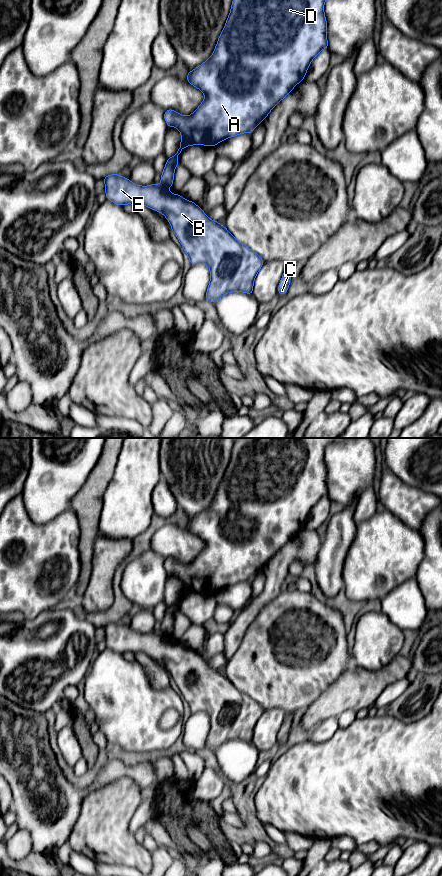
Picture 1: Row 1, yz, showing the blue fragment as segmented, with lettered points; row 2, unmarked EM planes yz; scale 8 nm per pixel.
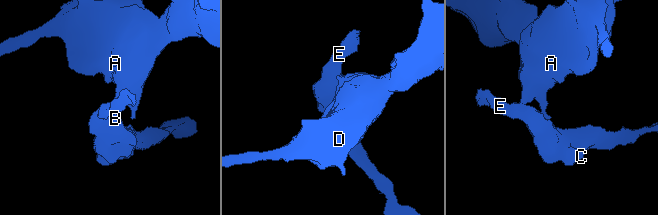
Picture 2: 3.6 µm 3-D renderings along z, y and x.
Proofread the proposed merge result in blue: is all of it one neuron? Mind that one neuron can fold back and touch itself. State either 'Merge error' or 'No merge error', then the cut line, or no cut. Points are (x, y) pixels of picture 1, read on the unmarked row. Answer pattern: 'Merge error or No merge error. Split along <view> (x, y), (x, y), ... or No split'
Merge error. Split along yz (160, 632), (166, 635)

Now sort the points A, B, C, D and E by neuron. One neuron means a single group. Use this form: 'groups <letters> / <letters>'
groups A D / B C E

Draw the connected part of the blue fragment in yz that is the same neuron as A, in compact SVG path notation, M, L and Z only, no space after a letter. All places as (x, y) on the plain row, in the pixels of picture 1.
M237 438L231 453L230 462L222 481L219 483L218 490L210 506L200 514L188 520L186 529L195 534L205 542L205 546L199 555L189 564L183 564L172 557L165 558L164 567L168 575L176 575L181 580L181 591L177 601L171 606L167 606L166 613L161 622L161 634L172 635L175 615L179 612L178 603L181 599L191 593L206 593L214 595L219 590L238 582L252 581L255 575L263 570L270 559L284 547L293 536L300 531L307 521L311 509L320 501L322 497L328 497L327 489L327 469L324 462L324 451L333 442L343 442L345 438Z

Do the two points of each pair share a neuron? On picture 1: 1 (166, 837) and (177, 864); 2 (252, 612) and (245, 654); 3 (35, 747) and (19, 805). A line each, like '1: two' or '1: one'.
1: one
2: two
3: one

